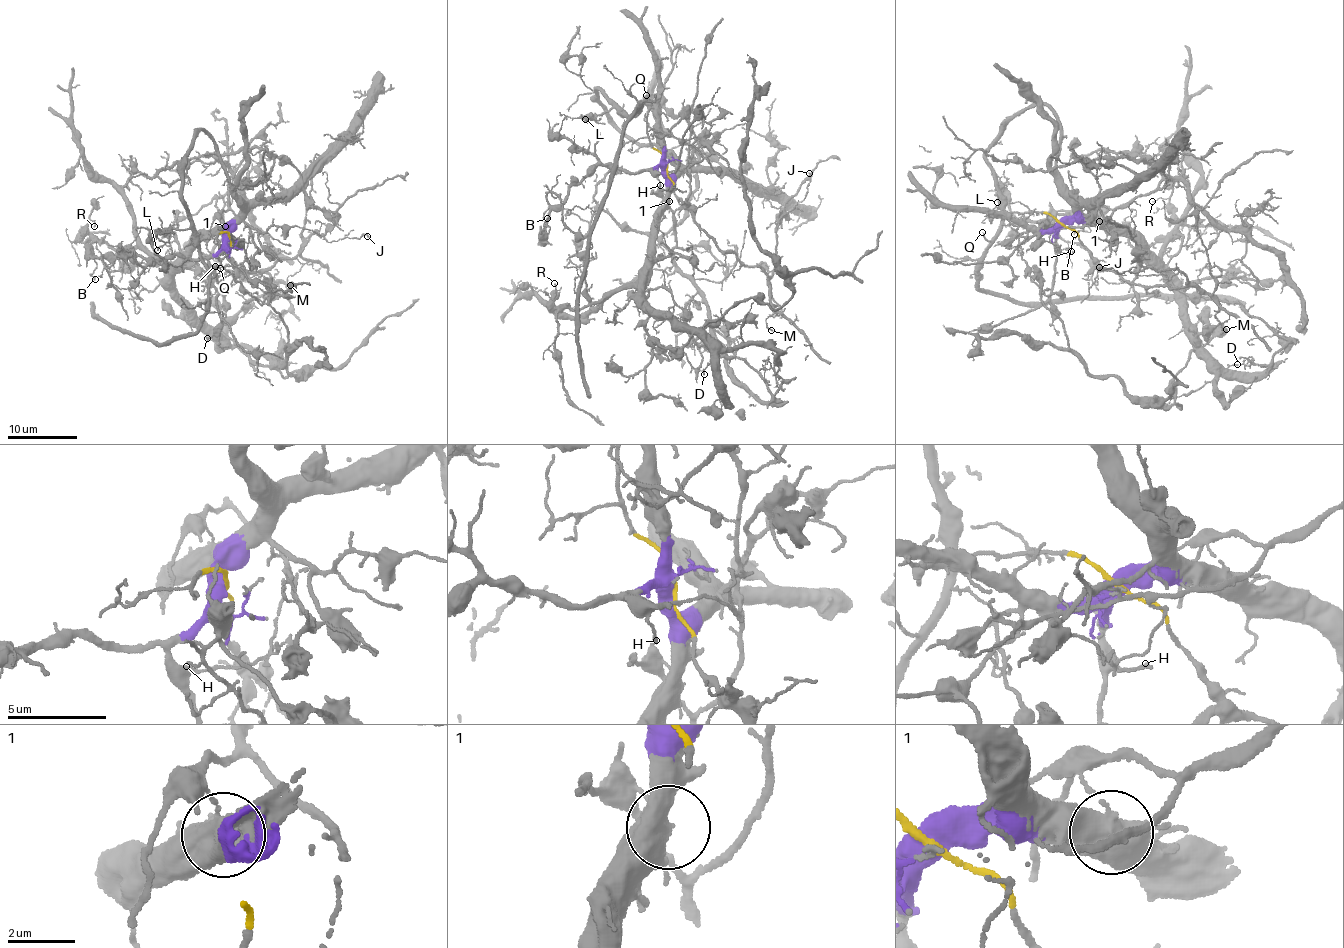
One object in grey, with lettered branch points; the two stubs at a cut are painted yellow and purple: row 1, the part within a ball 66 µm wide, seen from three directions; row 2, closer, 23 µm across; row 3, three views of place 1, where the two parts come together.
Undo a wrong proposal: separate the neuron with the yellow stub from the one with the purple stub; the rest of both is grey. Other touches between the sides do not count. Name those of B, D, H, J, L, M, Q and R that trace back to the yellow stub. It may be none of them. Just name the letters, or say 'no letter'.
J, M

